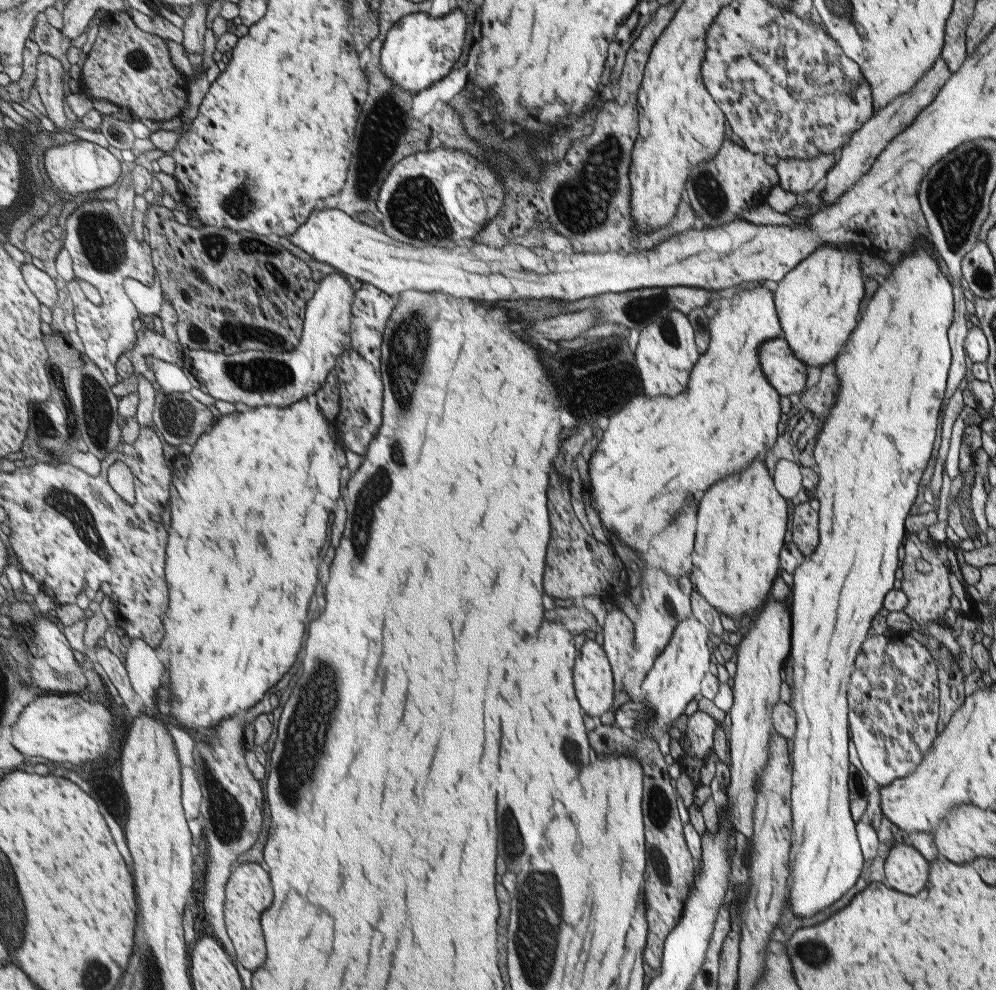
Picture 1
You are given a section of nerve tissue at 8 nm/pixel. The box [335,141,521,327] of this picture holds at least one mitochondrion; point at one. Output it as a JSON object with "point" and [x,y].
{"point":[416,209]}

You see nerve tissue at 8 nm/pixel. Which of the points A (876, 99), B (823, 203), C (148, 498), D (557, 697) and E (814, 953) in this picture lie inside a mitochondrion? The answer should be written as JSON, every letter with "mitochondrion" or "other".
{"A":"other","B":"other","C":"other","D":"other","E":"mitochondrion"}

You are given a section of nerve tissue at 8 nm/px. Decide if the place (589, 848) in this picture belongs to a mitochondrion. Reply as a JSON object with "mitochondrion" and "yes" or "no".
{"mitochondrion":"no"}

